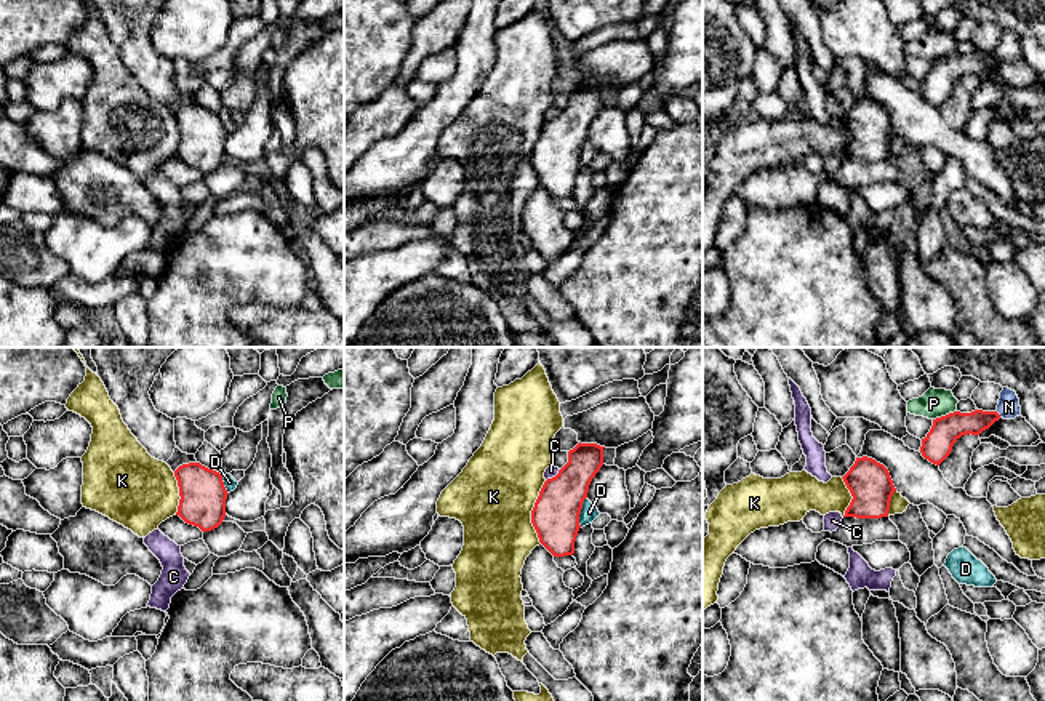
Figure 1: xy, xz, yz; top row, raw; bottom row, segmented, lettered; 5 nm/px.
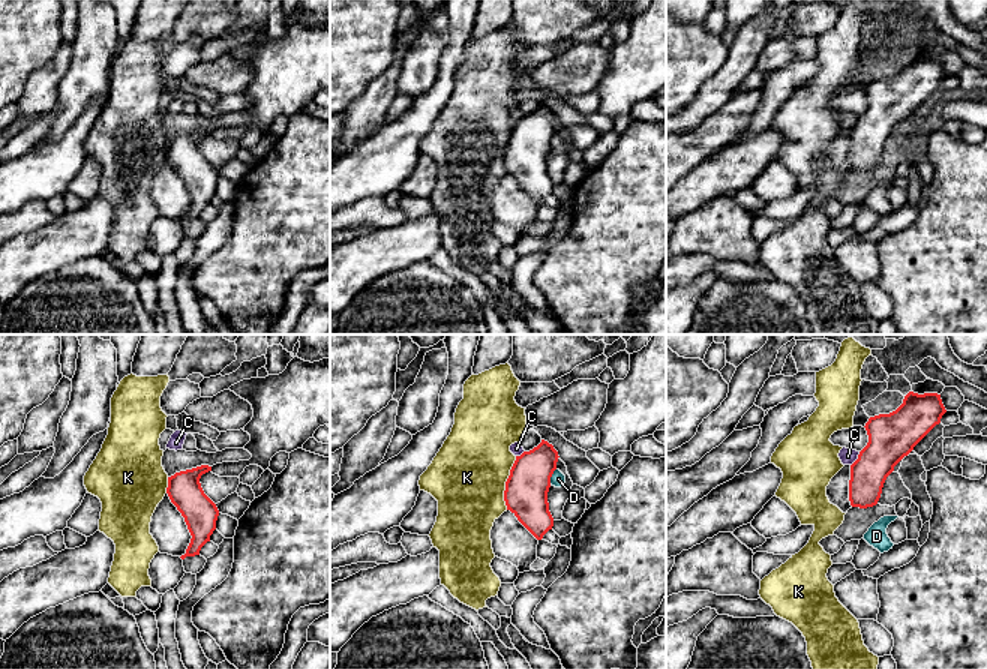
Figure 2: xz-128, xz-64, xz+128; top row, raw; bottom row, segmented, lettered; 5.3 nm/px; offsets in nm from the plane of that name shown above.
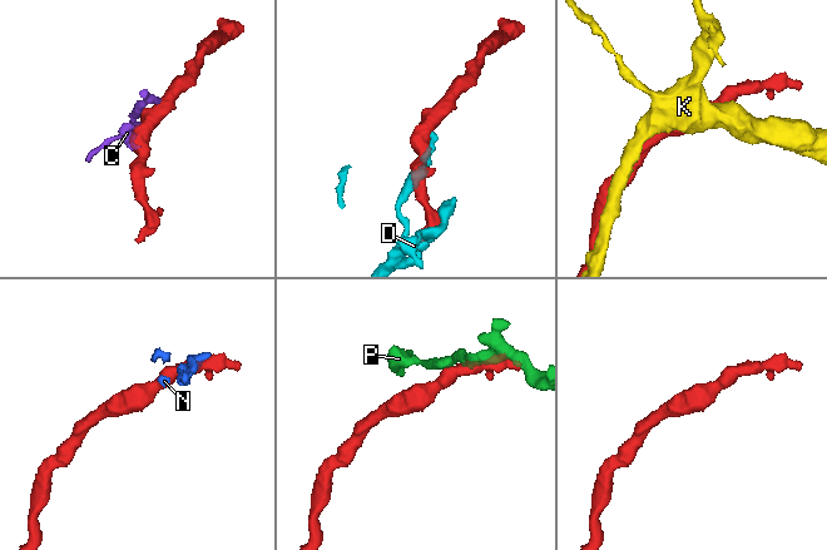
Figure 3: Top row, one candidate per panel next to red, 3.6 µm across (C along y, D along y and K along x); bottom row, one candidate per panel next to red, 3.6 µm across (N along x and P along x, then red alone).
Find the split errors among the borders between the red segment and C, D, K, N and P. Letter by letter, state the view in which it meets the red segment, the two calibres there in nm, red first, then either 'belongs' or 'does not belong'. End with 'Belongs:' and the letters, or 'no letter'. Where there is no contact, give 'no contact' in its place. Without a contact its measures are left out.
C: meets red in xz; 240 nm thick on the red side, 60 nm on the other; does not belong
D: meets red in xz; 240 nm thick on the red side, 90 nm on the other; does not belong
K: meets red in xz; 240 nm thick on the red side, 400 nm on the other; does not belong
N: meets red in yz; 140 nm thick on the red side, 110 nm on the other; does not belong
P: meets red in yz; 150 nm thick on the red side, 150 nm on the other; does not belong
Belongs: no letter

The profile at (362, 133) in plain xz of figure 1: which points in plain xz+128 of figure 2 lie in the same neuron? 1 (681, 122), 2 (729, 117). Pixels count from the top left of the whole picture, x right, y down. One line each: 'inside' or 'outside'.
1: outside
2: inside

